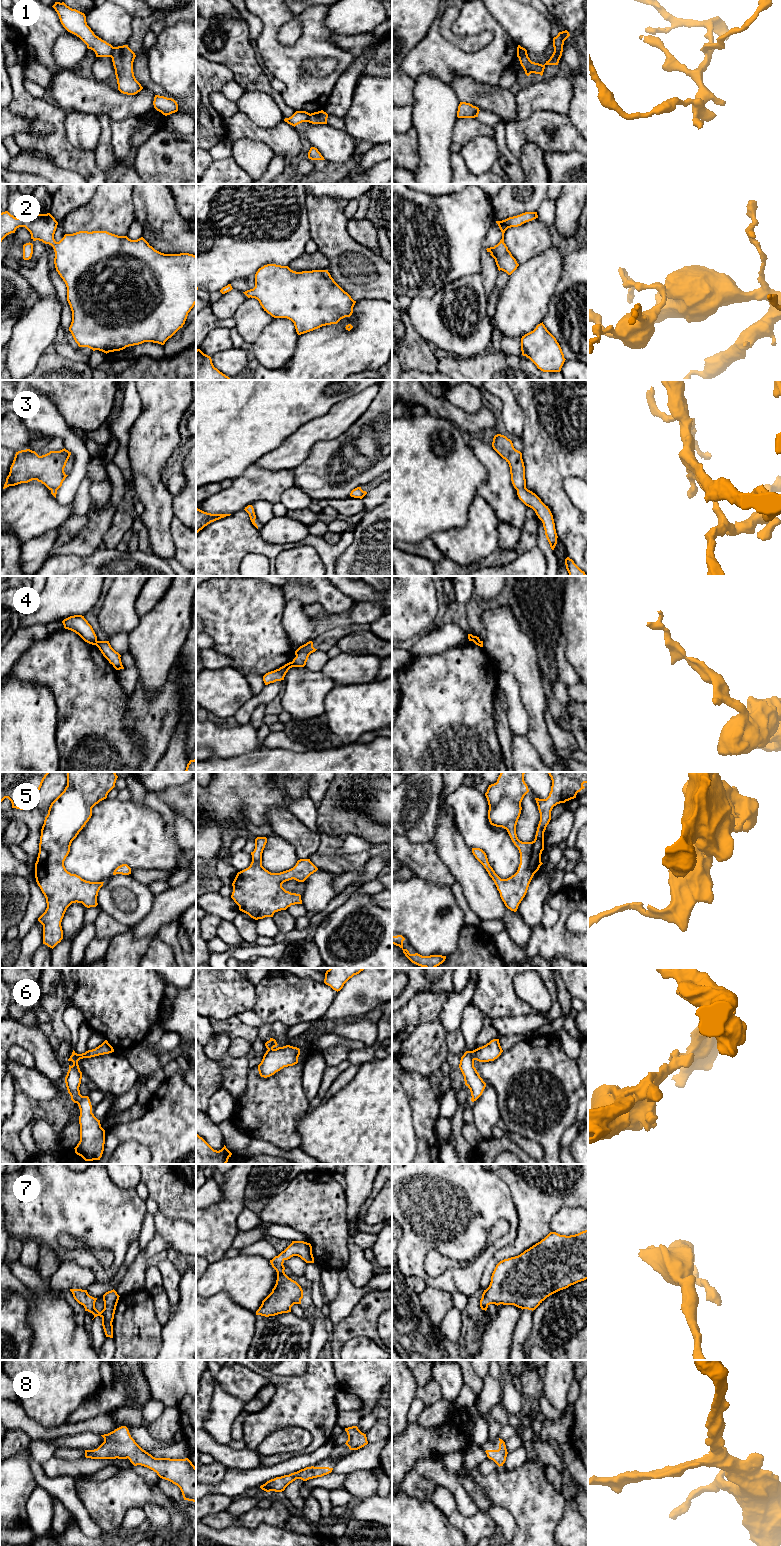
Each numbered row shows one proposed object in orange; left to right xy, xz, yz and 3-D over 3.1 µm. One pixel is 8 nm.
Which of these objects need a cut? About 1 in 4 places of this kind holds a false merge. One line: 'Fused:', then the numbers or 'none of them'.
Fused: 1, 4, 6

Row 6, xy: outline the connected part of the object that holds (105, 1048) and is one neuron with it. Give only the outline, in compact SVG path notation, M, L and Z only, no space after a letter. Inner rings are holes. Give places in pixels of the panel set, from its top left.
M105 1040L101 1045L99 1045L95 1049L88 1050L82 1054L77 1054L73 1050L72 1054L76 1056L77 1060L80 1060L83 1058L91 1058L91 1057L95 1057L95 1056L99 1056L99 1055L109 1054L112 1052L114 1052L113 1047L108 1043L107 1040Z

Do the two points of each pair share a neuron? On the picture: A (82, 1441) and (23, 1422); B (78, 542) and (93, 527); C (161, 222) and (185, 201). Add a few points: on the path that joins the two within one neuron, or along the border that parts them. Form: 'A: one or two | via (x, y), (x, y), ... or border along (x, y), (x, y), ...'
A: two | border along (89, 1431), (43, 1440)
B: one | via (82, 538), (89, 531)
C: two | border along (171, 194), (177, 210), (185, 218)

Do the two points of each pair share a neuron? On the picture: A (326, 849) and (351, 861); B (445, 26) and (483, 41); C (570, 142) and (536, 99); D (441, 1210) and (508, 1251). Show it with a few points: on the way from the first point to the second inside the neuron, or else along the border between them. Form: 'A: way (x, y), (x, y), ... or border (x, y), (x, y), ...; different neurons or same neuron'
A: way (332, 855), (338, 861), (345, 861); same neuron
B: way (452, 36), (458, 41), (473, 41); same neuron
C: border (567, 114), (547, 110), (534, 110), (523, 120); different neurons
D: border (516, 1227), (516, 1237), (500, 1248), (487, 1264); different neurons

